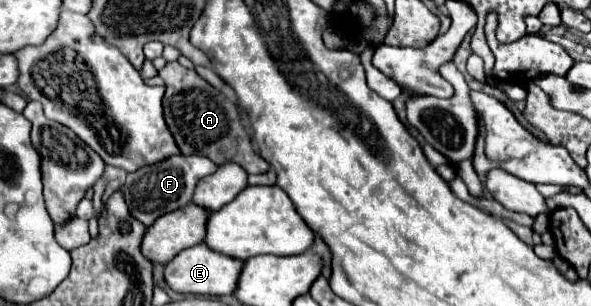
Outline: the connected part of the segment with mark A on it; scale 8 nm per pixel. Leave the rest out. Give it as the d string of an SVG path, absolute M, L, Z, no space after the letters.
M177 61L167 63L159 71L159 77L165 81L165 87L167 87L165 95L163 95L165 121L167 121L167 127L173 133L183 155L209 157L217 165L237 163L249 175L269 171L269 163L263 161L255 153L249 133L239 123L239 111L231 99L227 99L221 91L211 87L193 69L181 67Z

